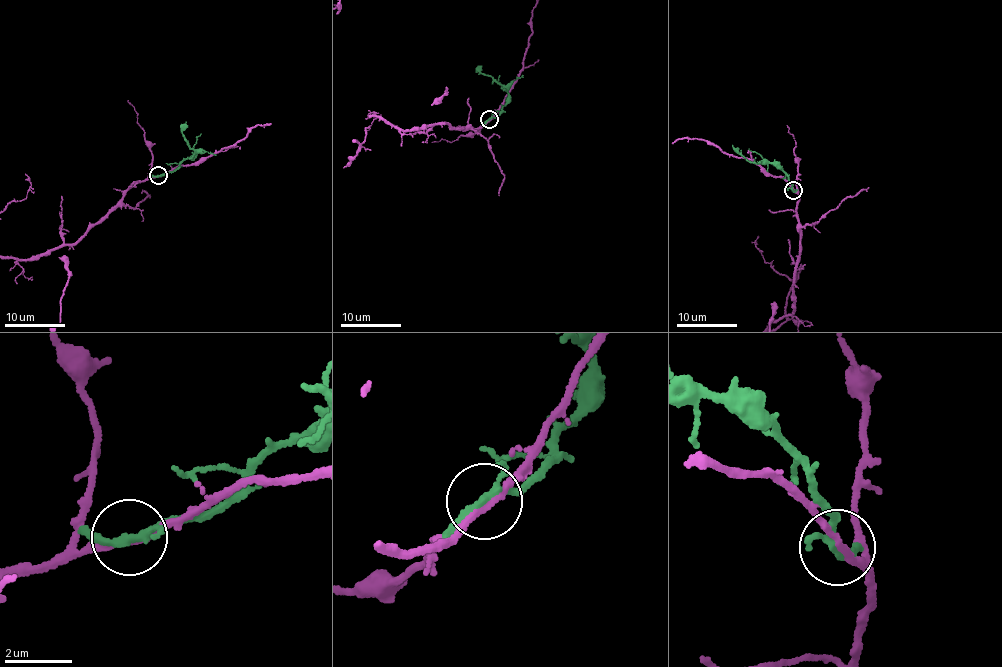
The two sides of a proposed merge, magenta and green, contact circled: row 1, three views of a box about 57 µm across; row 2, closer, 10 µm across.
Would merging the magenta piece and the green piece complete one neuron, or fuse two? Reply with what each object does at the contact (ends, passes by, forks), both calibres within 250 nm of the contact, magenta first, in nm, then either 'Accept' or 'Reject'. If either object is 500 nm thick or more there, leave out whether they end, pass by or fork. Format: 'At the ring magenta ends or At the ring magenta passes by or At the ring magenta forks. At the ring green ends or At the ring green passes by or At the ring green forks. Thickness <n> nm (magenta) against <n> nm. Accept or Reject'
At the ring magenta passes by. At the ring green forks. Thickness 200 nm (magenta) against 190 nm. Reject

